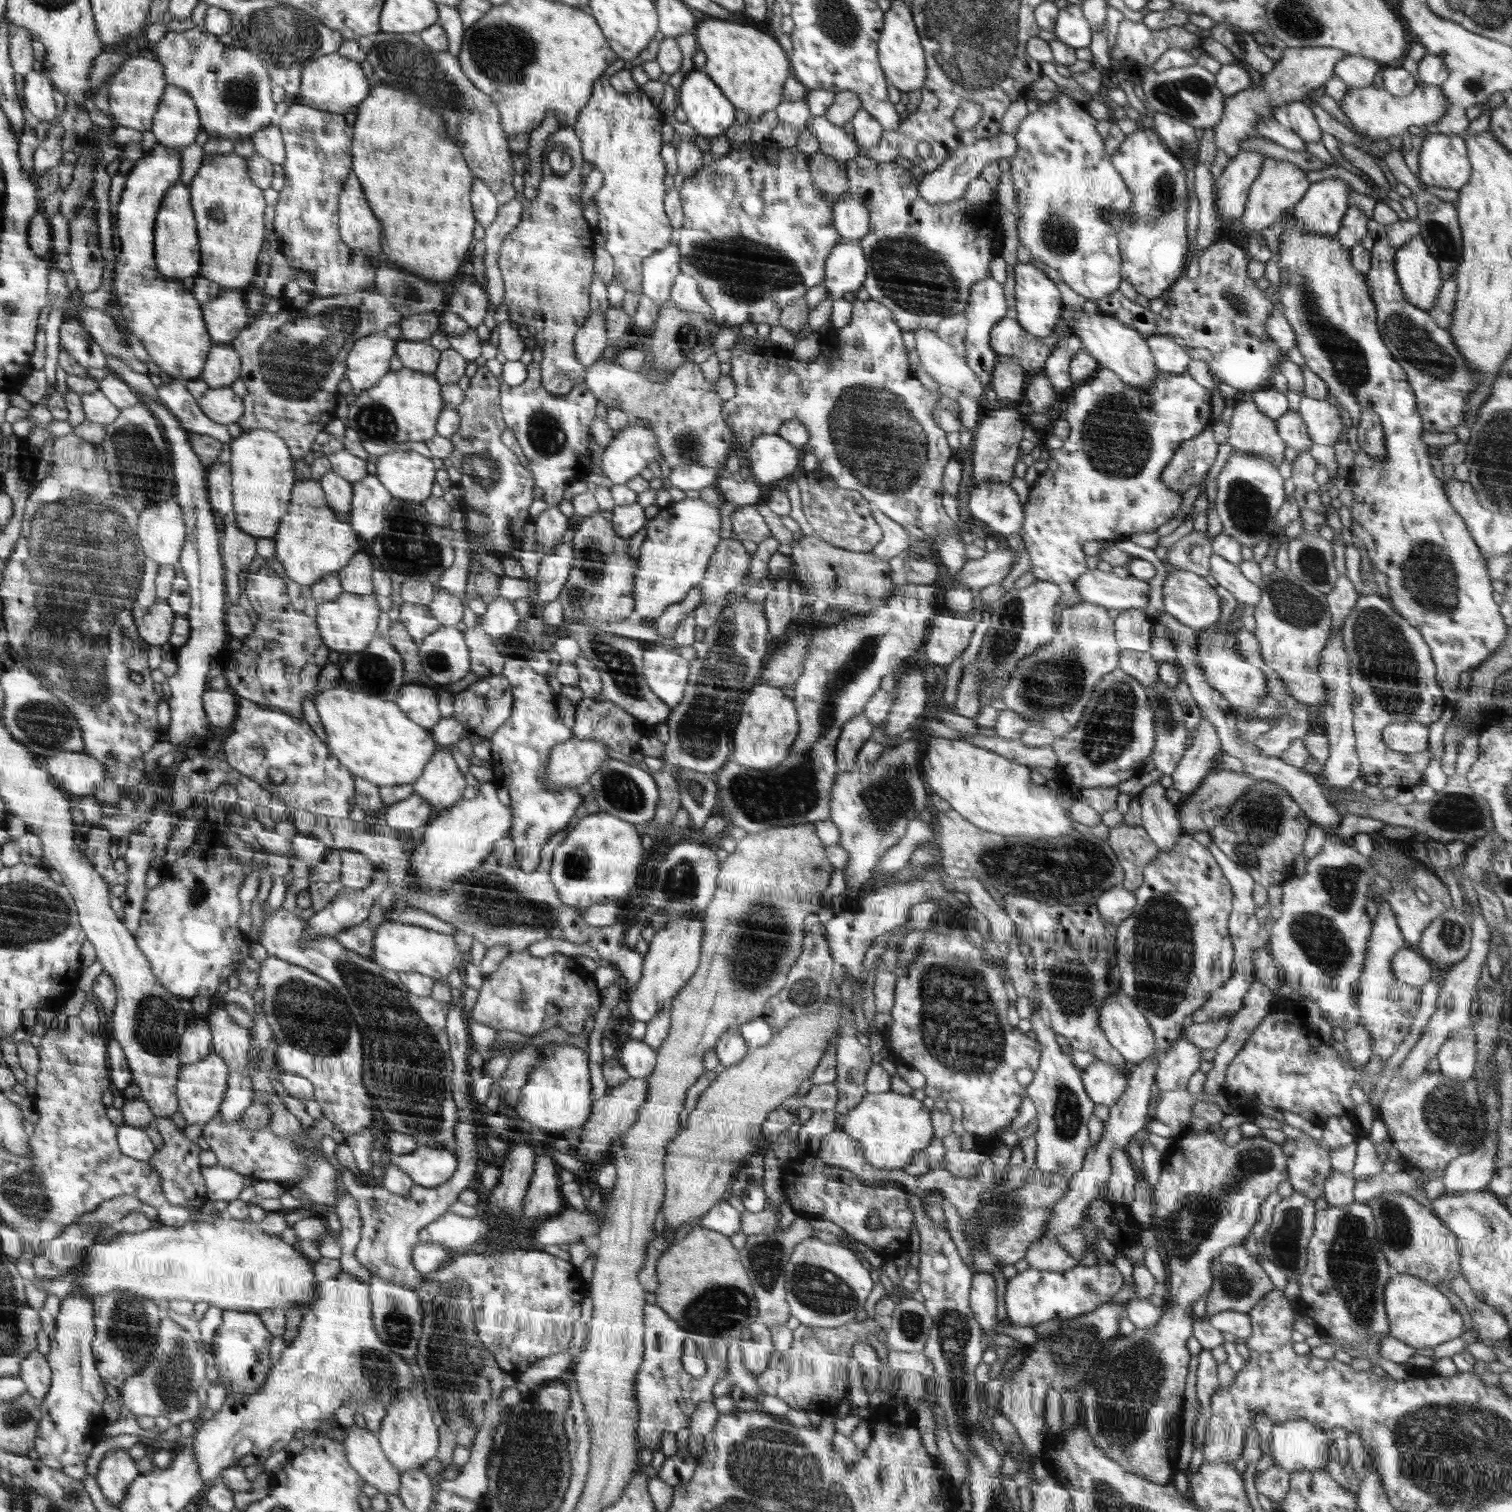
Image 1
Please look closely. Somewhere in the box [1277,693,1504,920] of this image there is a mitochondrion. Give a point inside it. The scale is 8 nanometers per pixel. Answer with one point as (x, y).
(1458, 812)

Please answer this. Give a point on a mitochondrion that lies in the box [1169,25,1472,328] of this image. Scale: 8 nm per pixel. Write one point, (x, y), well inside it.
(1442, 240)

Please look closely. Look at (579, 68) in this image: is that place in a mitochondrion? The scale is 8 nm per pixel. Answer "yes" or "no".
no

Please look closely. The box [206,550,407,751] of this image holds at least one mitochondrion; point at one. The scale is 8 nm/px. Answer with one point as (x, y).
(374, 671)

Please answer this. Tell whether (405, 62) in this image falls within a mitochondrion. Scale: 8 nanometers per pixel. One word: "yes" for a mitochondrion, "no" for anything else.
yes

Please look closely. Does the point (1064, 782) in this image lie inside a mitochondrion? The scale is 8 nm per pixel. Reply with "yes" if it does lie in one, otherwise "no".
no

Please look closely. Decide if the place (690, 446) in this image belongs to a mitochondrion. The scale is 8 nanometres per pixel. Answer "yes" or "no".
yes

